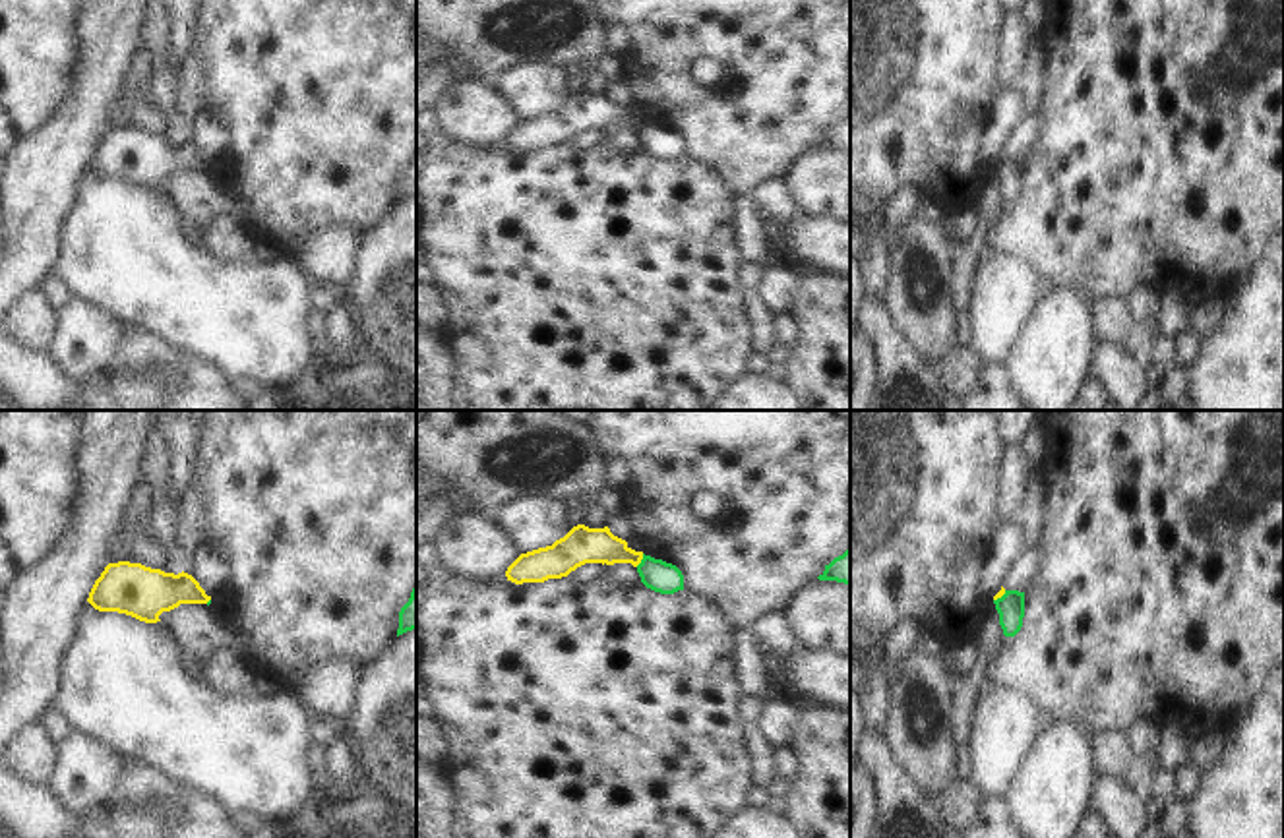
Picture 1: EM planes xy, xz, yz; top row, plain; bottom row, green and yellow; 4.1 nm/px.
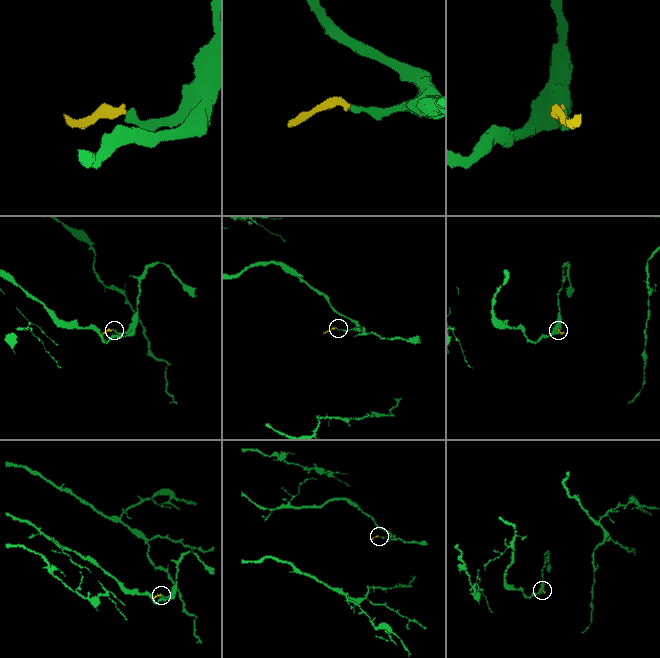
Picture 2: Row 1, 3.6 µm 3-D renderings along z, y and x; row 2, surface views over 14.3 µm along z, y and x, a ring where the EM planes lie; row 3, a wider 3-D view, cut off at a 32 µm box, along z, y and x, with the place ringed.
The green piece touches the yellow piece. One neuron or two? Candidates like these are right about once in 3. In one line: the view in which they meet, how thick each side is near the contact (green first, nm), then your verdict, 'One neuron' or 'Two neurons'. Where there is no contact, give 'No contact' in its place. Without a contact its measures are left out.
Touches green in xz. Thickness 130 nm (green) against 150 nm. Two neurons

